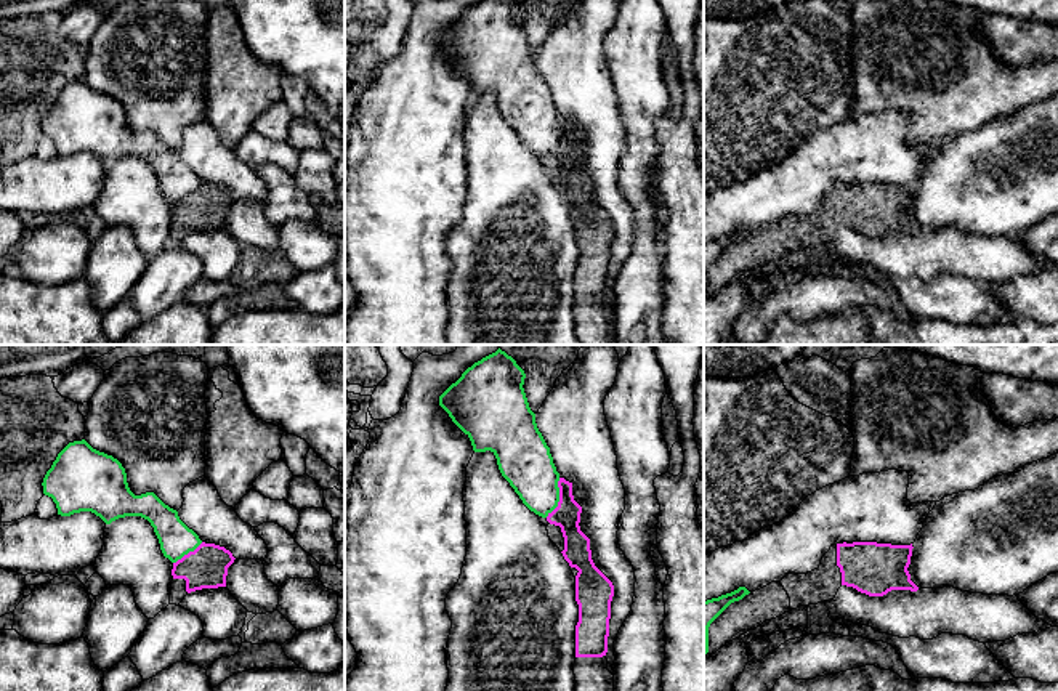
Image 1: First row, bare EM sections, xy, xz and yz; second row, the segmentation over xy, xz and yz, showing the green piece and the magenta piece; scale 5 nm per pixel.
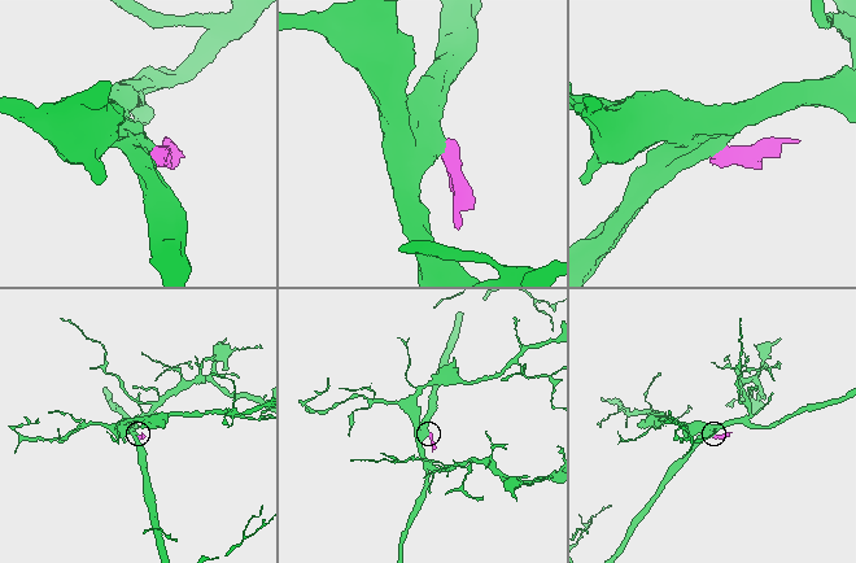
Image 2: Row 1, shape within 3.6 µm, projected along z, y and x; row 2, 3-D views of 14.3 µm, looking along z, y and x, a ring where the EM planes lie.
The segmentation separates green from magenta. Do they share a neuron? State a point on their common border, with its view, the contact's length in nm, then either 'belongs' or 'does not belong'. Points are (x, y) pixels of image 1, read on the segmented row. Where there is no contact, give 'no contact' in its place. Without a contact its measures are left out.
meets green in xz at (558, 497); contact 220 nm long; does not belong

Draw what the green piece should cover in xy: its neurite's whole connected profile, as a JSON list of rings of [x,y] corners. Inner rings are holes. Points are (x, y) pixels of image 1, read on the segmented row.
[[[85,439],[69,442],[43,478],[43,494],[56,503],[58,515],[91,511],[106,524],[125,516],[151,523],[165,558],[176,563],[202,540],[154,492],[135,495],[122,463],[93,449]]]

